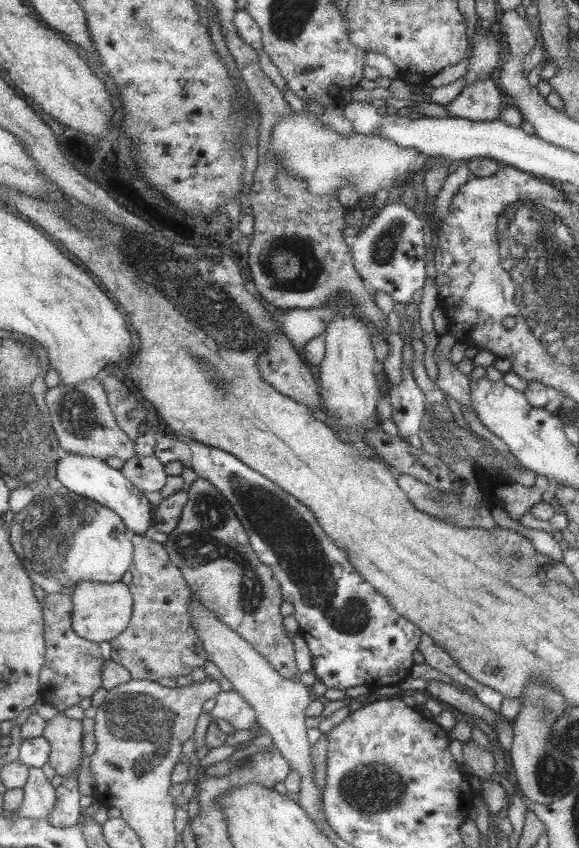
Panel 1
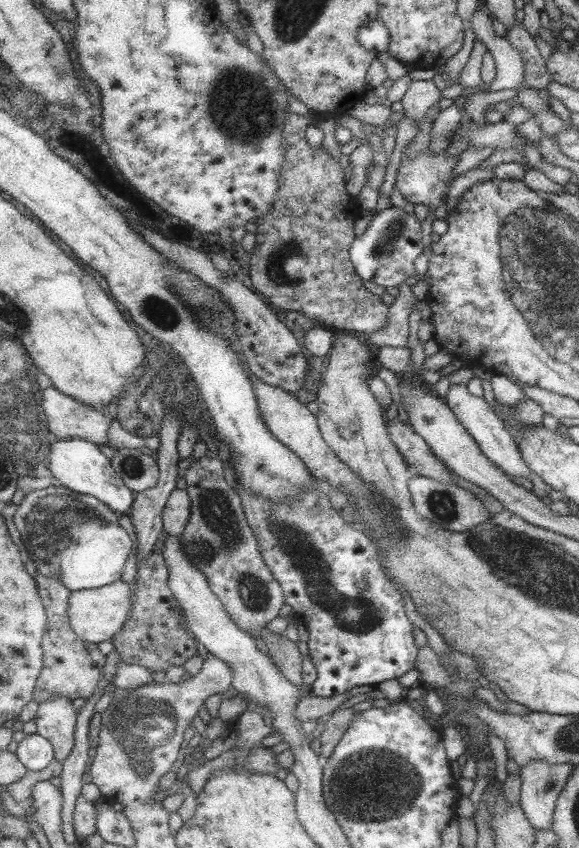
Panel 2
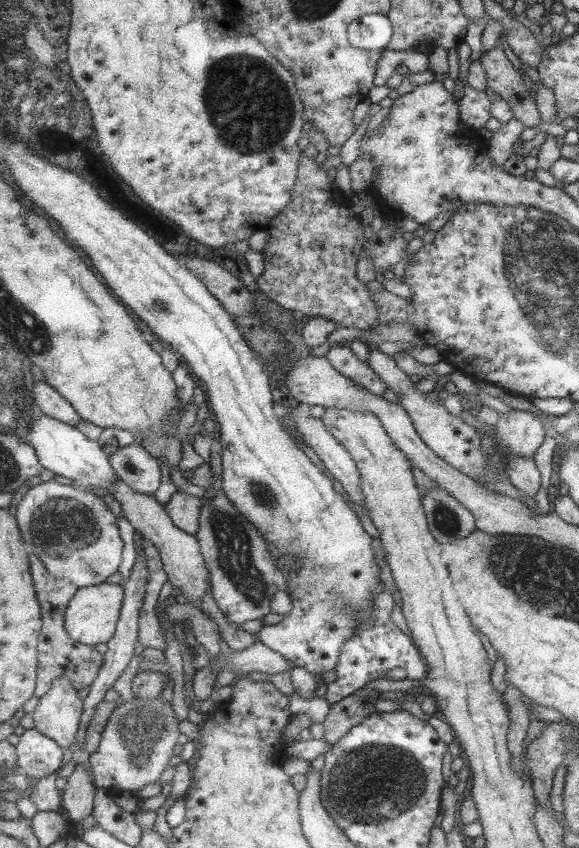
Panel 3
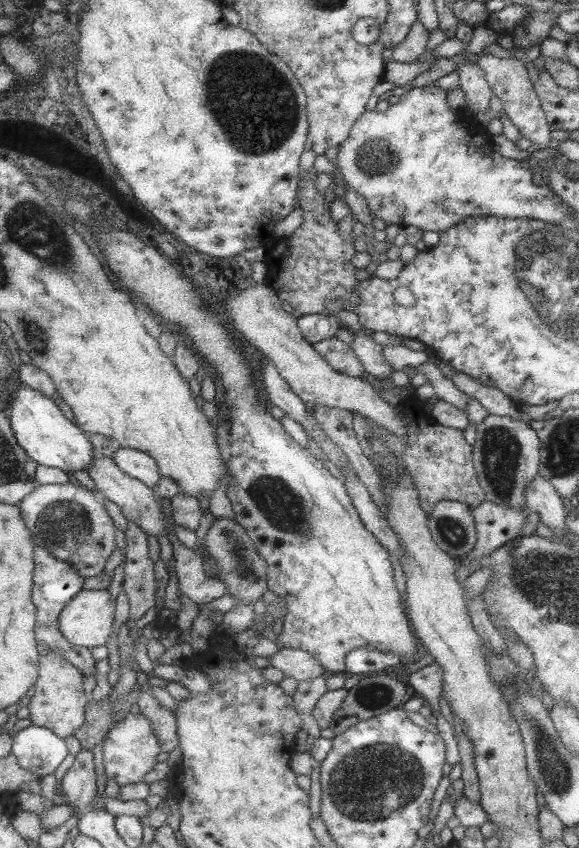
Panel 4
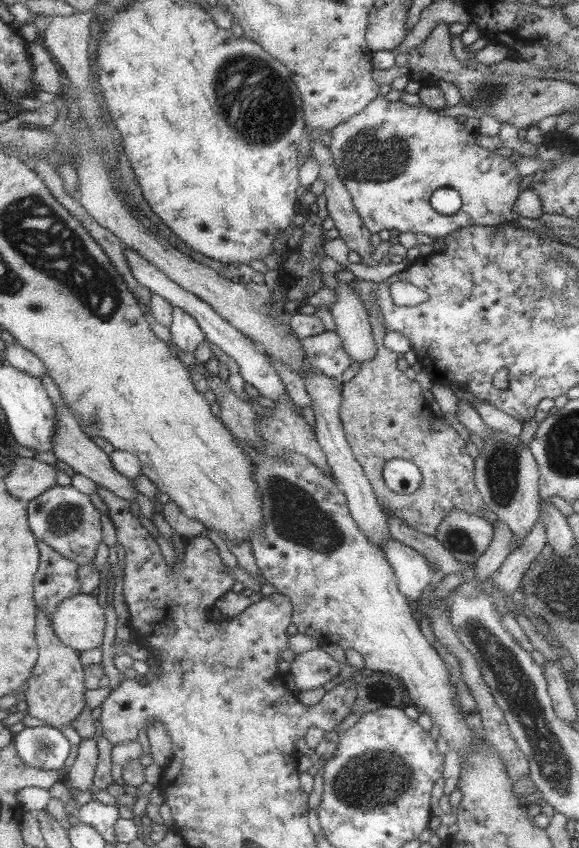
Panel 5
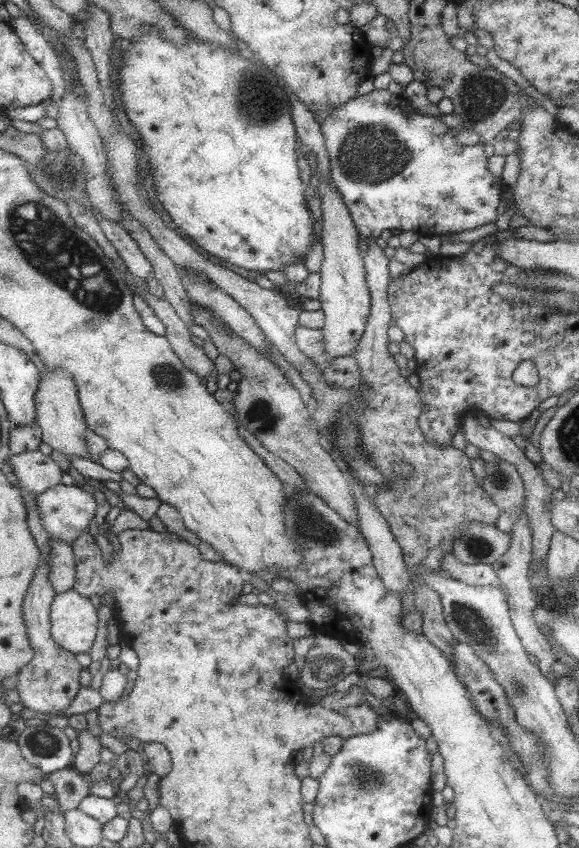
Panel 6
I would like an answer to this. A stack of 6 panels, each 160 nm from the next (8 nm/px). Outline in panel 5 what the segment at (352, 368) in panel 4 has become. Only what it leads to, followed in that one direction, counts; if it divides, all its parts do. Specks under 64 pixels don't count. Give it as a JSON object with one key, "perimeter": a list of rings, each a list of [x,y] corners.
{"perimeter":[[[336,330],[305,337],[302,343],[308,362],[327,376],[336,378],[344,375],[354,363]]]}

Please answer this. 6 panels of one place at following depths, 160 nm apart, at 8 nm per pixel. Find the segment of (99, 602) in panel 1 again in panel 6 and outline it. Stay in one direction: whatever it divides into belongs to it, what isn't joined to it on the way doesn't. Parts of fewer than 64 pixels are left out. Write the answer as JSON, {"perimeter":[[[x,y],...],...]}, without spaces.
{"perimeter":[[[74,588],[57,595],[52,606],[53,640],[75,654],[88,653],[97,640],[99,616],[89,597]]]}

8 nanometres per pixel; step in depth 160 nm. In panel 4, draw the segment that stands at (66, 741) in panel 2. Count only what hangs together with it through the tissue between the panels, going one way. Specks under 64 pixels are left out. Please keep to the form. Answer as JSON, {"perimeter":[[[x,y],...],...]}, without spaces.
{"perimeter":[[[45,653],[40,656],[40,679],[36,693],[30,700],[28,710],[33,725],[53,729],[57,736],[69,738],[84,726],[90,697],[83,690],[84,673],[69,663],[61,653]]]}

